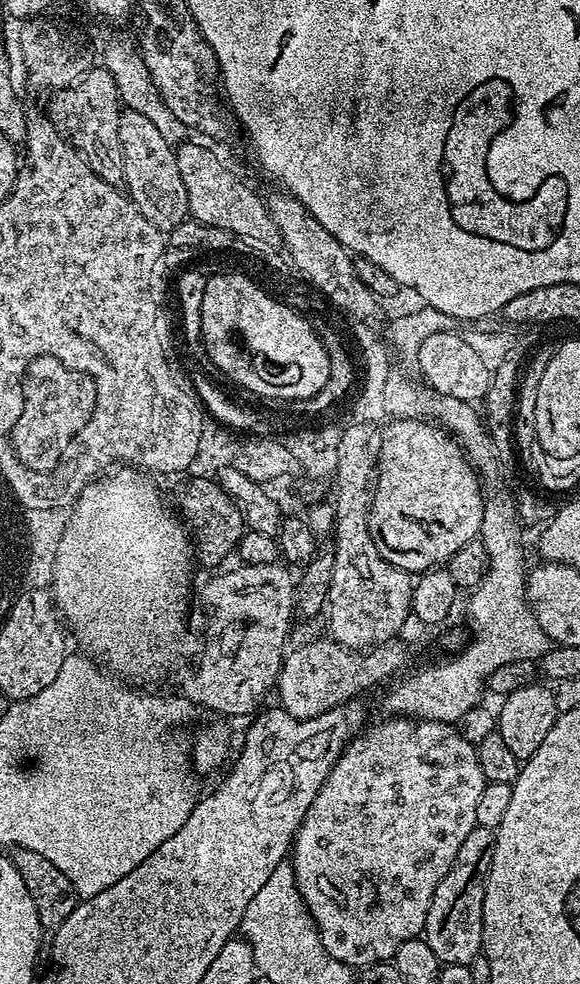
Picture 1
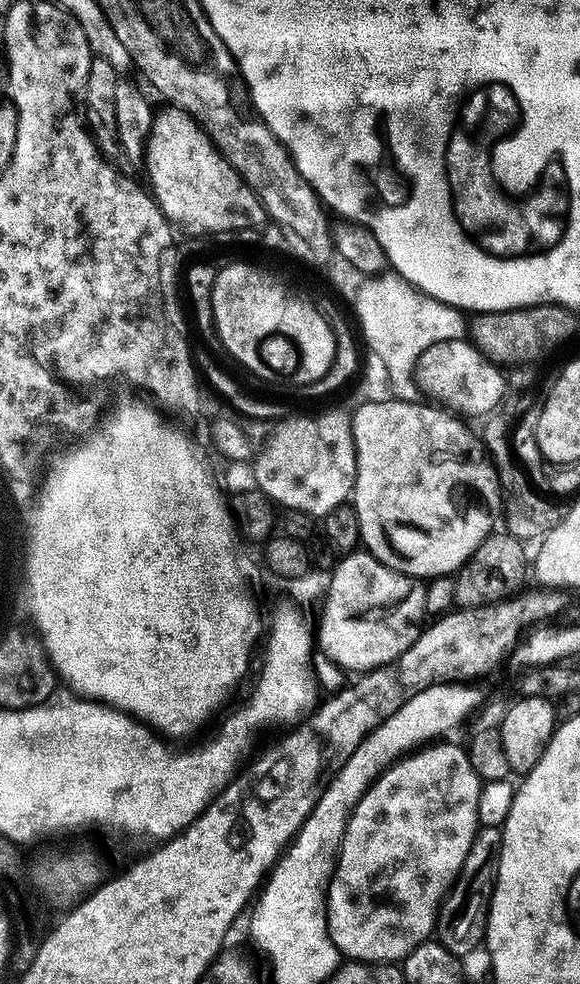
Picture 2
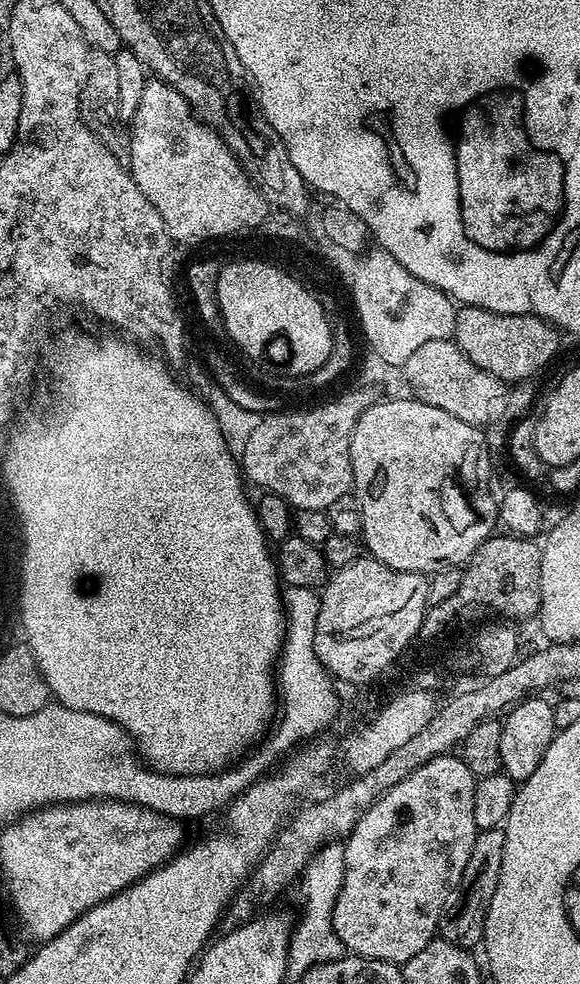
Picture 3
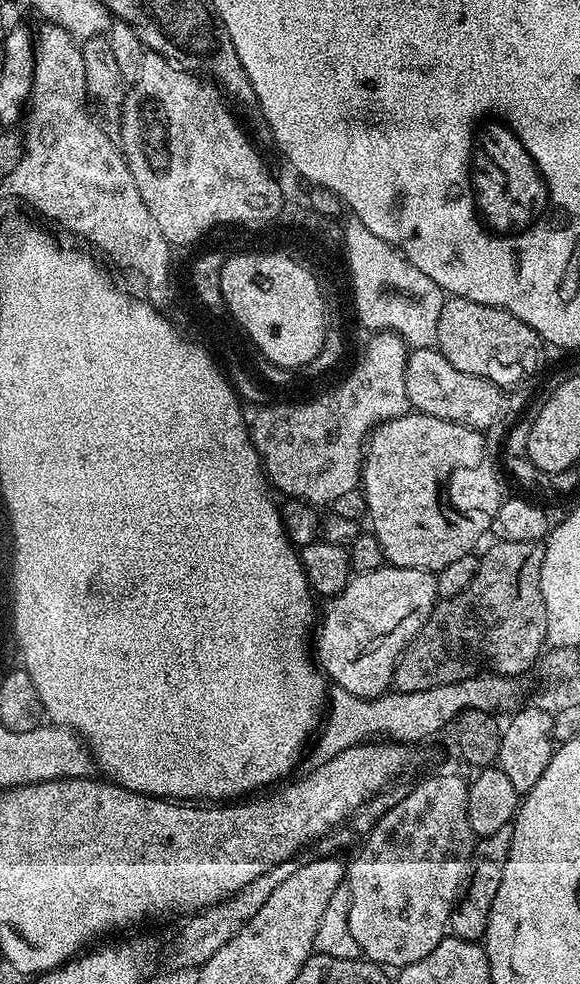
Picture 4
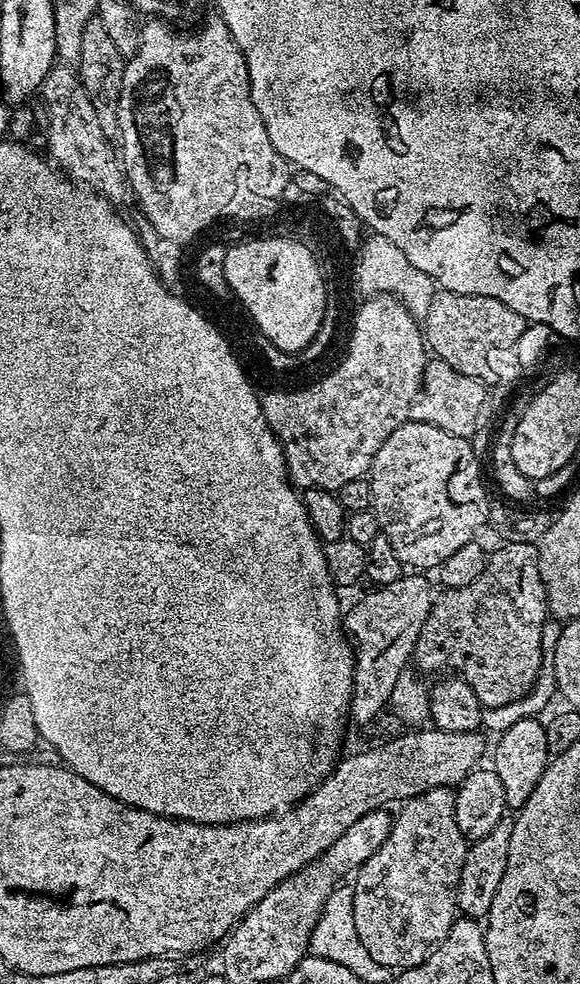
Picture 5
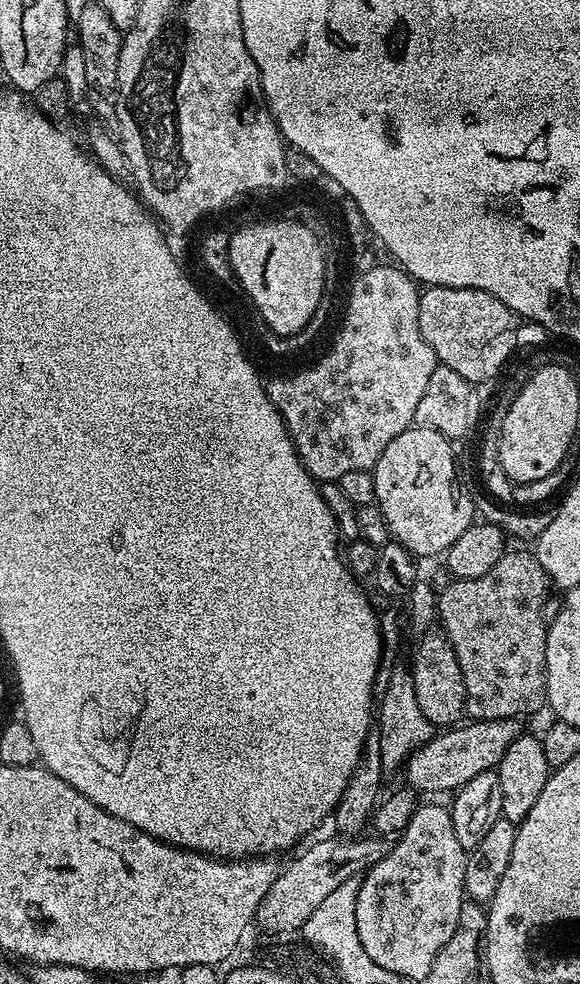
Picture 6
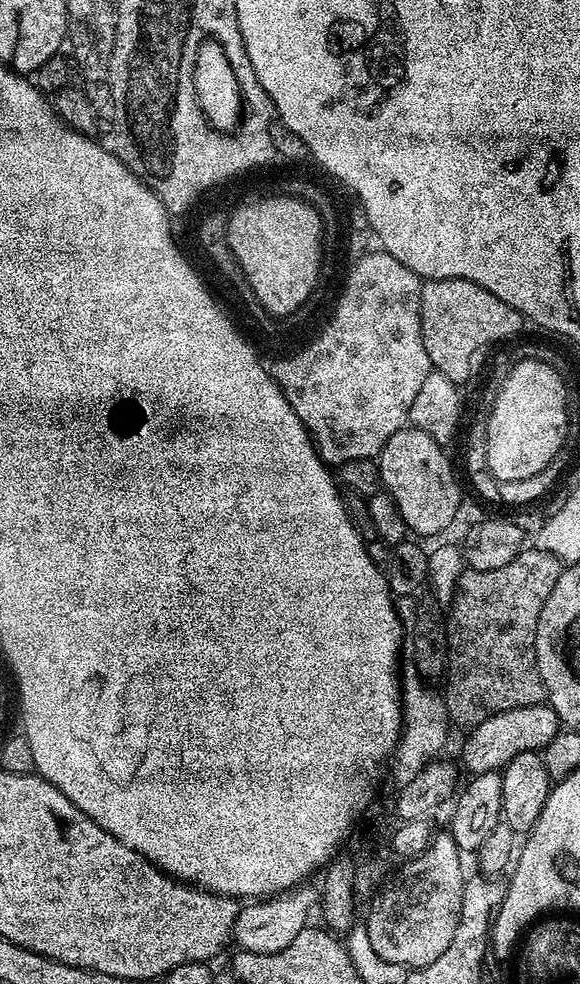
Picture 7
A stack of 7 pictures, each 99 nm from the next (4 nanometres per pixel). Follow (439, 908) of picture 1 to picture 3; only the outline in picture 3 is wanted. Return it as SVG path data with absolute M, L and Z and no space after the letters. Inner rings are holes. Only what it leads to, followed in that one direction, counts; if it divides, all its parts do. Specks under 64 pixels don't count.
M503 827L477 831L474 850L470 850L470 862L466 862L466 870L462 870L462 878L456 891L452 893L450 903L440 915L439 939L469 950L475 949L475 944L477 947L483 941L490 898L494 898L494 890L498 890L498 878L502 874L502 854L505 846Z

